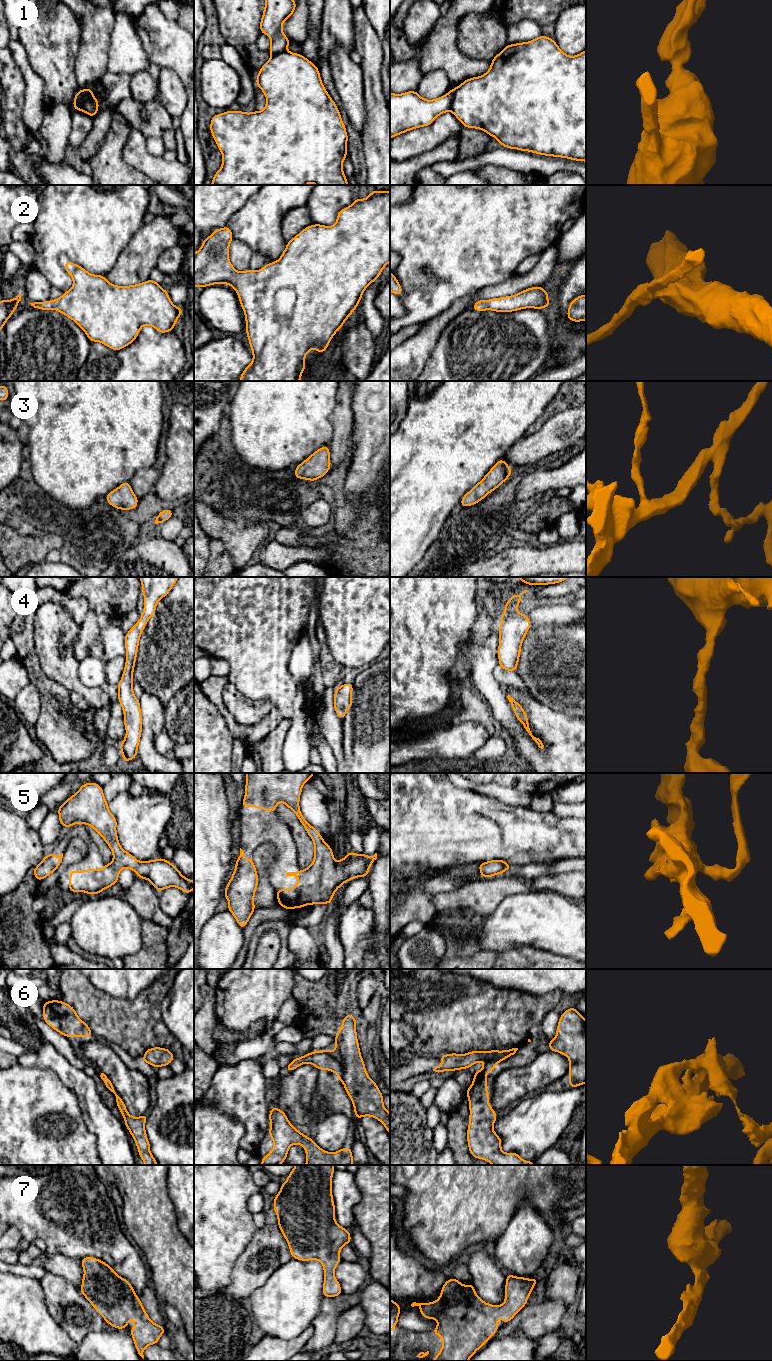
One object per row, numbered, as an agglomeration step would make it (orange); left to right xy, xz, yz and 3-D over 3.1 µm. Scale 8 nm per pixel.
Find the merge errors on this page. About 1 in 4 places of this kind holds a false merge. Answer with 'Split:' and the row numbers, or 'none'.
Split: 1, 6

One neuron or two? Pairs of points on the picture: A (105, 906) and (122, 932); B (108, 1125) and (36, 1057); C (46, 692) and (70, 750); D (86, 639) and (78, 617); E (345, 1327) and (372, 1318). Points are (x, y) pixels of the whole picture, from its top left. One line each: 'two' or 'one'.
A: one
B: one
C: one
D: two
E: two

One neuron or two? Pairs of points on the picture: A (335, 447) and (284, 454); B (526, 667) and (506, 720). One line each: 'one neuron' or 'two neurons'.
A: two neurons
B: two neurons

